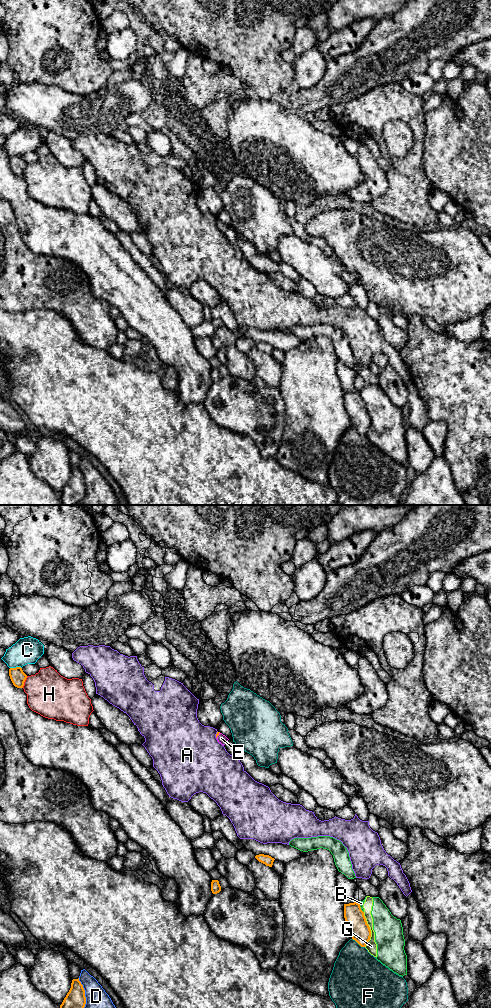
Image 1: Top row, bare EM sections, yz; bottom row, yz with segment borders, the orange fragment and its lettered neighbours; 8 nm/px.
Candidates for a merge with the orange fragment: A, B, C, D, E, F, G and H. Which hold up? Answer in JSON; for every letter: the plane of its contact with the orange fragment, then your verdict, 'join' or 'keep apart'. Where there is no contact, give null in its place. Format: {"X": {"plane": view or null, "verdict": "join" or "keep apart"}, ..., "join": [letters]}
{"A": {"plane": "yz", "verdict": "keep apart"}, "B": {"plane": "yz", "verdict": "keep apart"}, "C": {"plane": "yz", "verdict": "keep apart"}, "D": {"plane": "yz", "verdict": "keep apart"}, "E": {"plane": "yz", "verdict": "join"}, "F": {"plane": "yz", "verdict": "keep apart"}, "G": {"plane": "yz", "verdict": "keep apart"}, "H": {"plane": "yz", "verdict": "keep apart"}, "join": ["E"]}

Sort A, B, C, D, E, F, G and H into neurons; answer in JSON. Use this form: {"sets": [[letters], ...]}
{"sets": [["A"], ["B", "G"], ["C"], ["D"], ["E"], ["F"], ["H"]]}

